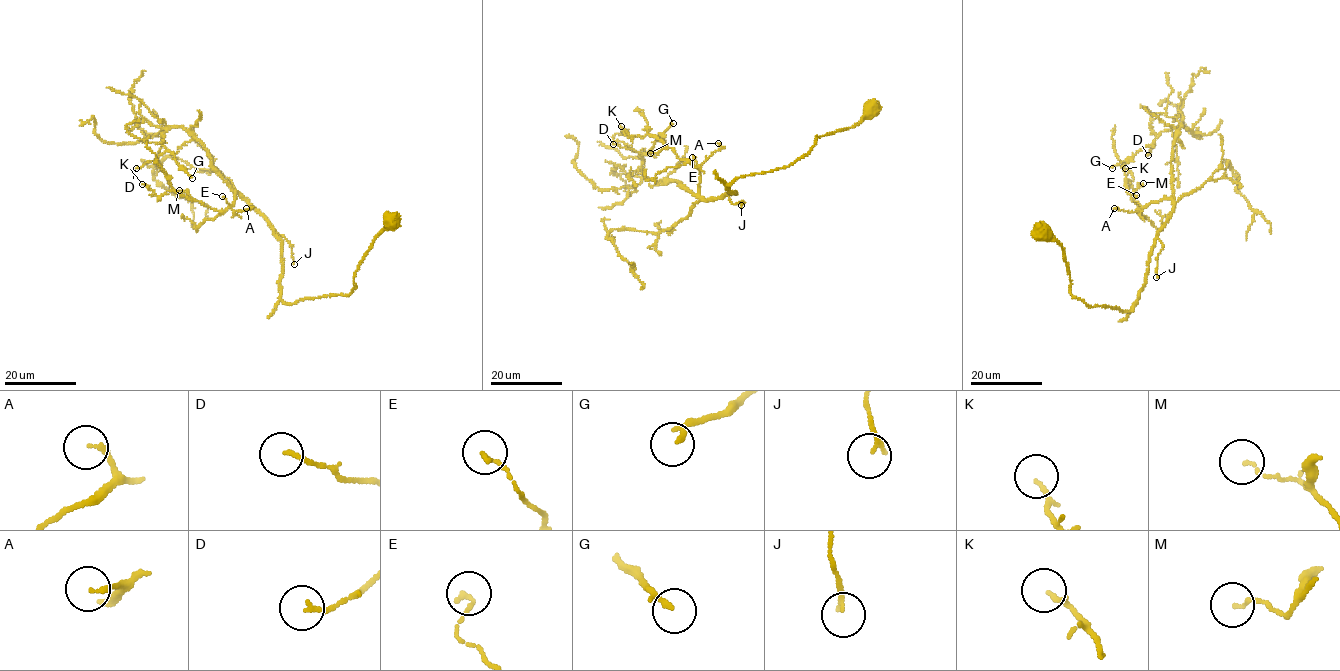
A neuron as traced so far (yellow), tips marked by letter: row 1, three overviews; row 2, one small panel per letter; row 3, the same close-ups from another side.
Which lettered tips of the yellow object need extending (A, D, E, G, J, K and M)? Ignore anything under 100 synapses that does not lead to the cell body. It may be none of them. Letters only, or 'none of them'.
none of them

